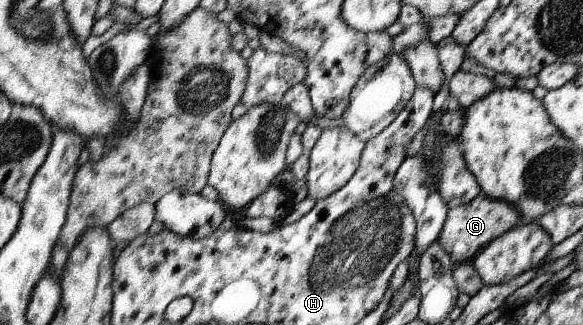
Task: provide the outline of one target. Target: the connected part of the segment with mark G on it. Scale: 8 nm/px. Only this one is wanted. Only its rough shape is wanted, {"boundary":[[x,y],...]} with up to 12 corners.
{"boundary":[[484,193],[449,209],[439,244],[472,262],[521,224],[519,210]]}

